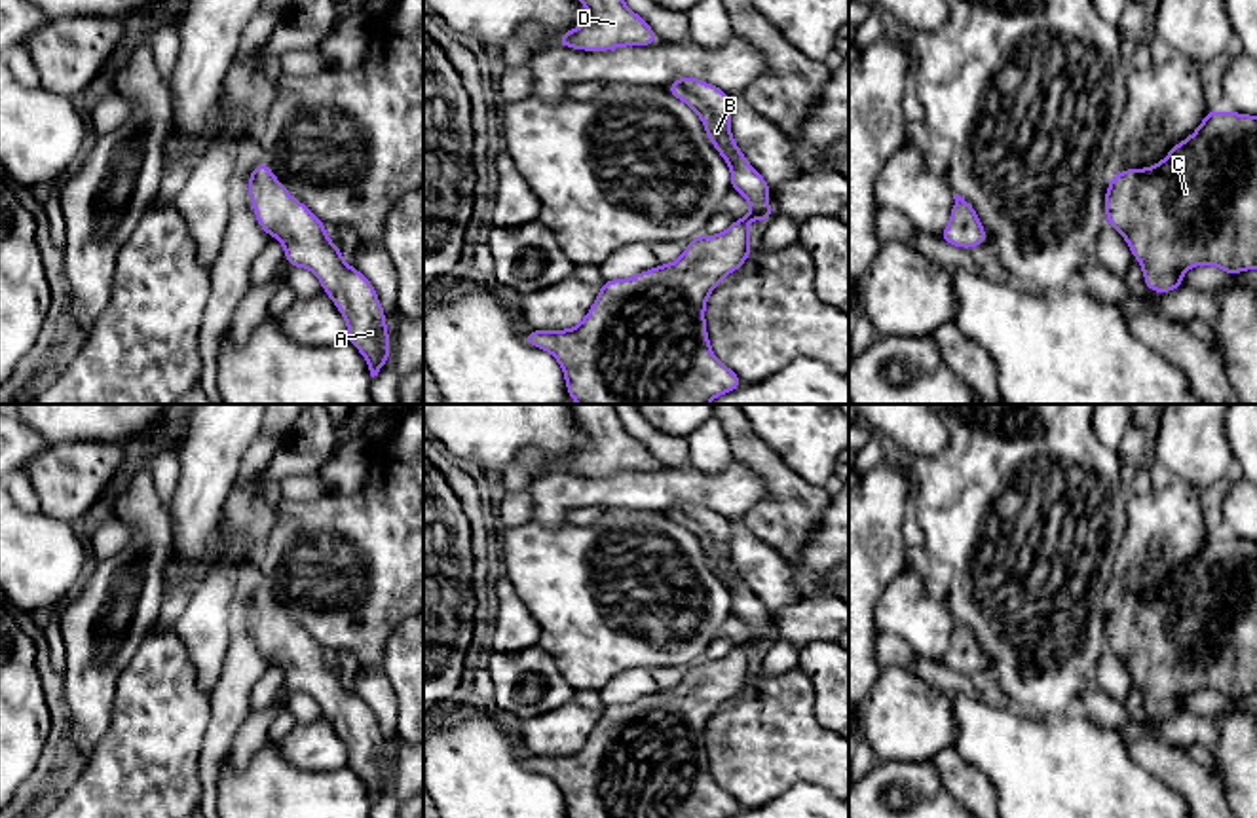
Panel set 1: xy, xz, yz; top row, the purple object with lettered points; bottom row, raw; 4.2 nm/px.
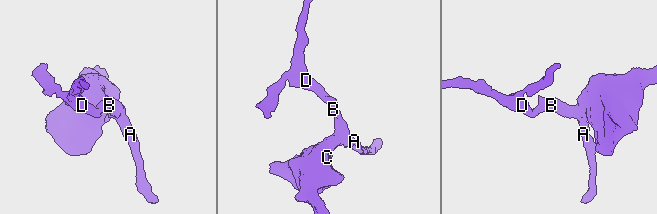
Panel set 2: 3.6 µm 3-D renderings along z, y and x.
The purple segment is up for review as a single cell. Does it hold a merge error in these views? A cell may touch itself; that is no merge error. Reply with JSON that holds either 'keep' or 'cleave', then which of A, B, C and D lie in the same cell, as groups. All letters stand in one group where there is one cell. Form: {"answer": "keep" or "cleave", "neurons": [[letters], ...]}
{"answer": "keep", "neurons": [["A", "B", "C", "D"]]}

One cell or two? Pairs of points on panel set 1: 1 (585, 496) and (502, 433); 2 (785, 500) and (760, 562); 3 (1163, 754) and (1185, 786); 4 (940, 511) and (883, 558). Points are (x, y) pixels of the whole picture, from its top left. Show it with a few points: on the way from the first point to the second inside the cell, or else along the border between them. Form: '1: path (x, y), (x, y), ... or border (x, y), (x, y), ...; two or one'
1: border (561, 471), (536, 477); two
2: border (741, 519), (758, 538), (792, 562); two
3: path (1168, 762), (1185, 779); one
4: border (914, 494), (910, 511); two

